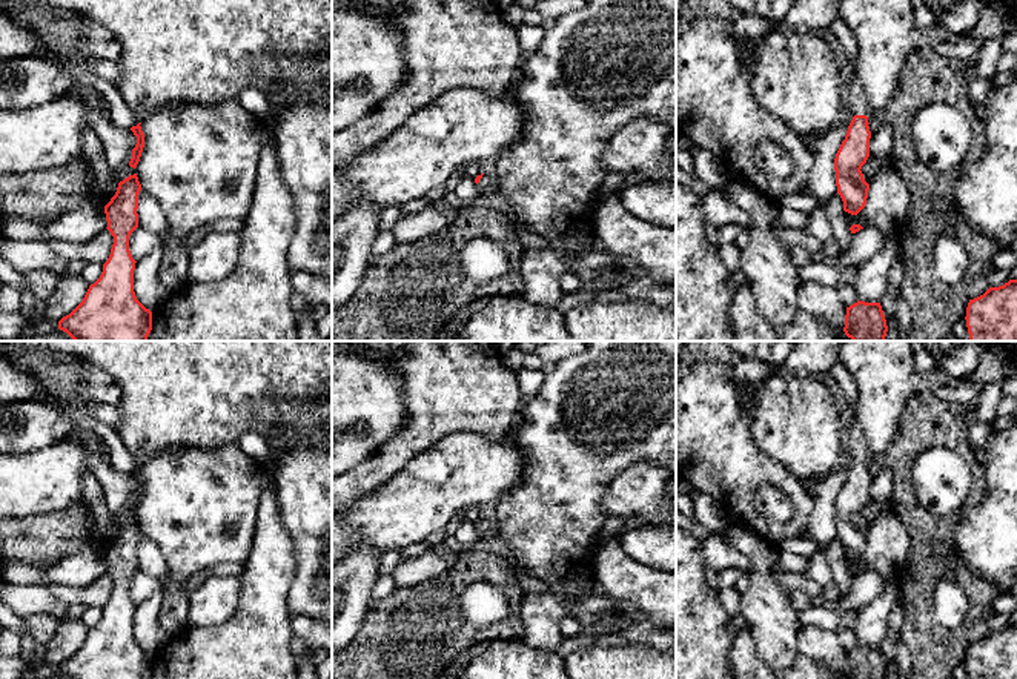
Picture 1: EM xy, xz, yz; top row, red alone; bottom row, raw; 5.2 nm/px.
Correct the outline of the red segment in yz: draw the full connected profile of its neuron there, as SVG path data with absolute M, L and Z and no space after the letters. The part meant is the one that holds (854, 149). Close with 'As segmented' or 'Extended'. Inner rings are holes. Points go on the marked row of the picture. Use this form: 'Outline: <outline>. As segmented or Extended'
Outline: M840 0L839 17L857 41L854 75L845 103L854 114L836 158L836 186L843 210L857 215L866 204L870 184L862 166L870 157L868 118L891 101L908 57L934 48L914 23L911 0Z. Extended

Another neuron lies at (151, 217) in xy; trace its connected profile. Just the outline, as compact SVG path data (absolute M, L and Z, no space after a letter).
M144 189L138 194L138 227L158 237L167 232L167 221L158 201Z

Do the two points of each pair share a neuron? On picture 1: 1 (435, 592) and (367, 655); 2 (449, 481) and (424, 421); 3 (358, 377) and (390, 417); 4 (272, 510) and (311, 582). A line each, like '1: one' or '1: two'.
1: one
2: two
3: one
4: two

